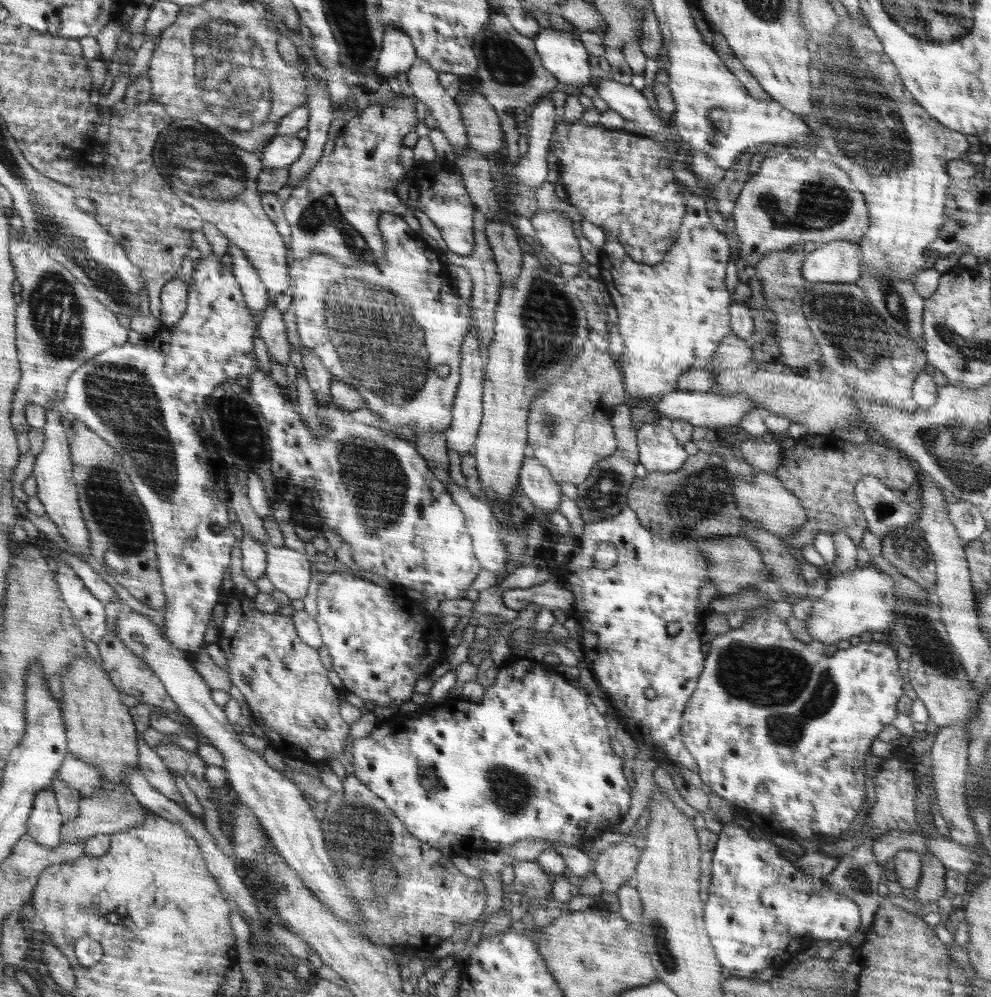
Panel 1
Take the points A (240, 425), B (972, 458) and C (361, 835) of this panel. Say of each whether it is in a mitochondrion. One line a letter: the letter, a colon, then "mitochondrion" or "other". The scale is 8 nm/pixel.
A: mitochondrion
B: mitochondrion
C: mitochondrion

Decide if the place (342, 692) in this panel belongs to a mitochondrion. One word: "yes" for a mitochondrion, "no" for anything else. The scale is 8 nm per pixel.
no

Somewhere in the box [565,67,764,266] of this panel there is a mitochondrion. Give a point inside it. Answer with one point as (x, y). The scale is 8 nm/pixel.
(725, 116)

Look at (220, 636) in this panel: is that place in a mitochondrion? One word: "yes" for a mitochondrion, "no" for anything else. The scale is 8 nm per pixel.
no

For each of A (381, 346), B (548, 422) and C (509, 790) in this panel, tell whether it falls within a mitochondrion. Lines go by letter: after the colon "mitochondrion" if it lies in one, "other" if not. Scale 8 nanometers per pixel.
A: mitochondrion
B: mitochondrion
C: mitochondrion

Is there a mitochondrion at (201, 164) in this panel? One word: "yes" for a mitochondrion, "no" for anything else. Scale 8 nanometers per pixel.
yes

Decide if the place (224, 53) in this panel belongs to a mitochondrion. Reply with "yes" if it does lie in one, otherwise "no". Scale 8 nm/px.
yes

